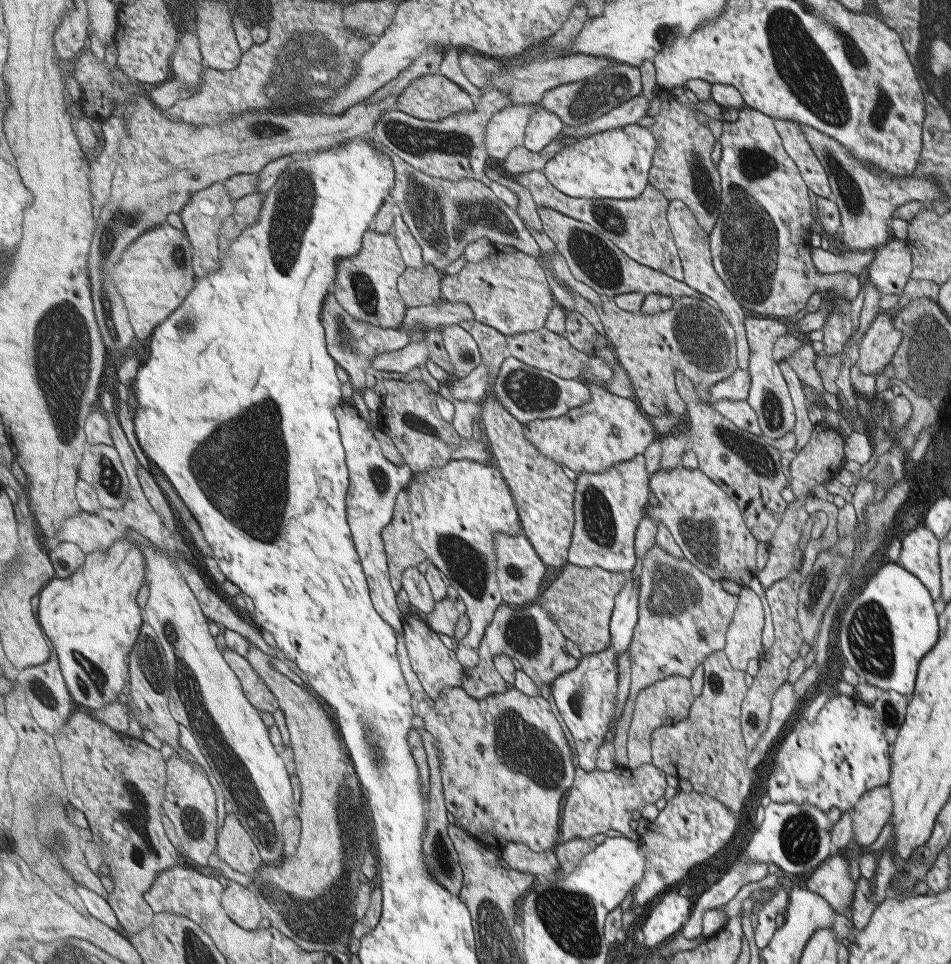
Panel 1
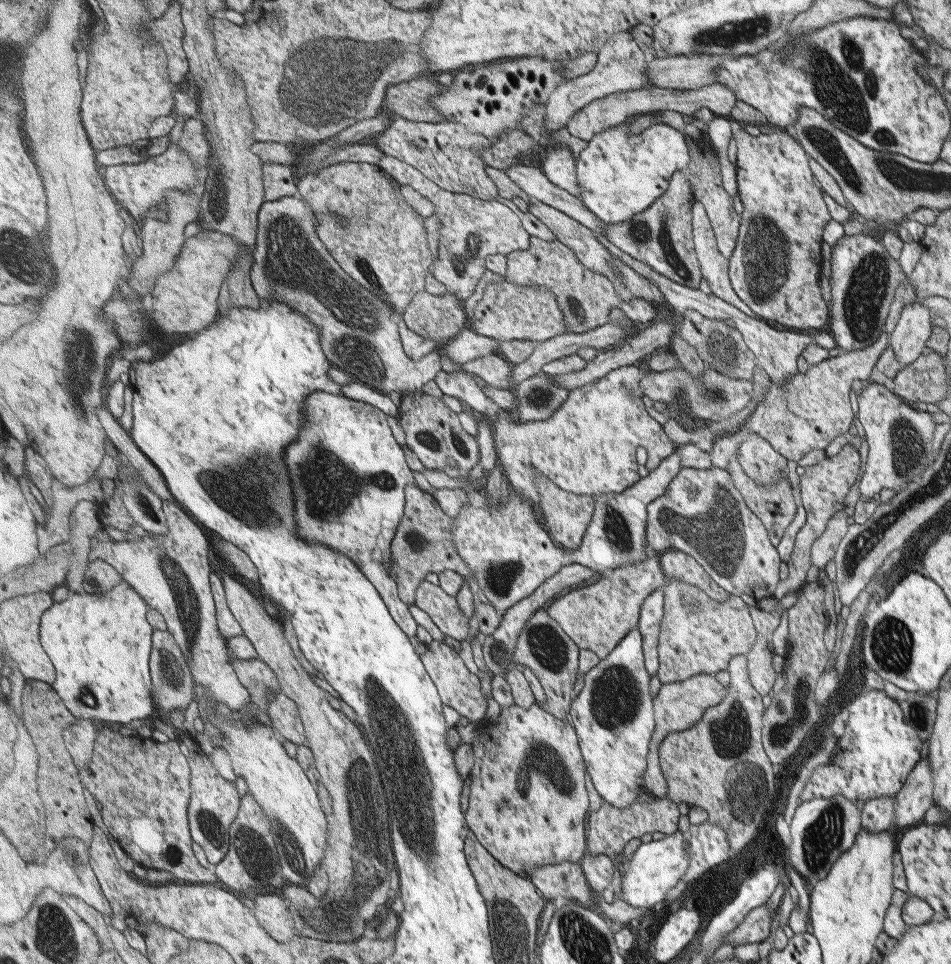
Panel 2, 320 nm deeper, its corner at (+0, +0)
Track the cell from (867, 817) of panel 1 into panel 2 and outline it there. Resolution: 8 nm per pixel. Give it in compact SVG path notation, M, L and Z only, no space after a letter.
M923 759L908 775L904 786L893 798L895 826L909 826L918 824L925 811L933 804L933 781L929 761Z

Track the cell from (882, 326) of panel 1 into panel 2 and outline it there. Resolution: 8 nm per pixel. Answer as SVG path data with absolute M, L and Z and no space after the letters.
M909 303L901 309L899 320L893 332L888 335L888 346L892 348L893 354L902 365L911 364L926 351L926 340L932 333L932 327L930 312L921 303Z

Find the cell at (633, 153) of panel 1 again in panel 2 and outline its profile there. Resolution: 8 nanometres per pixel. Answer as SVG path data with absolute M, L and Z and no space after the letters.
M630 120L597 134L577 158L582 188L579 200L608 224L619 224L643 213L668 190L674 172L689 162L685 138L671 126L658 123L633 135L629 123Z

